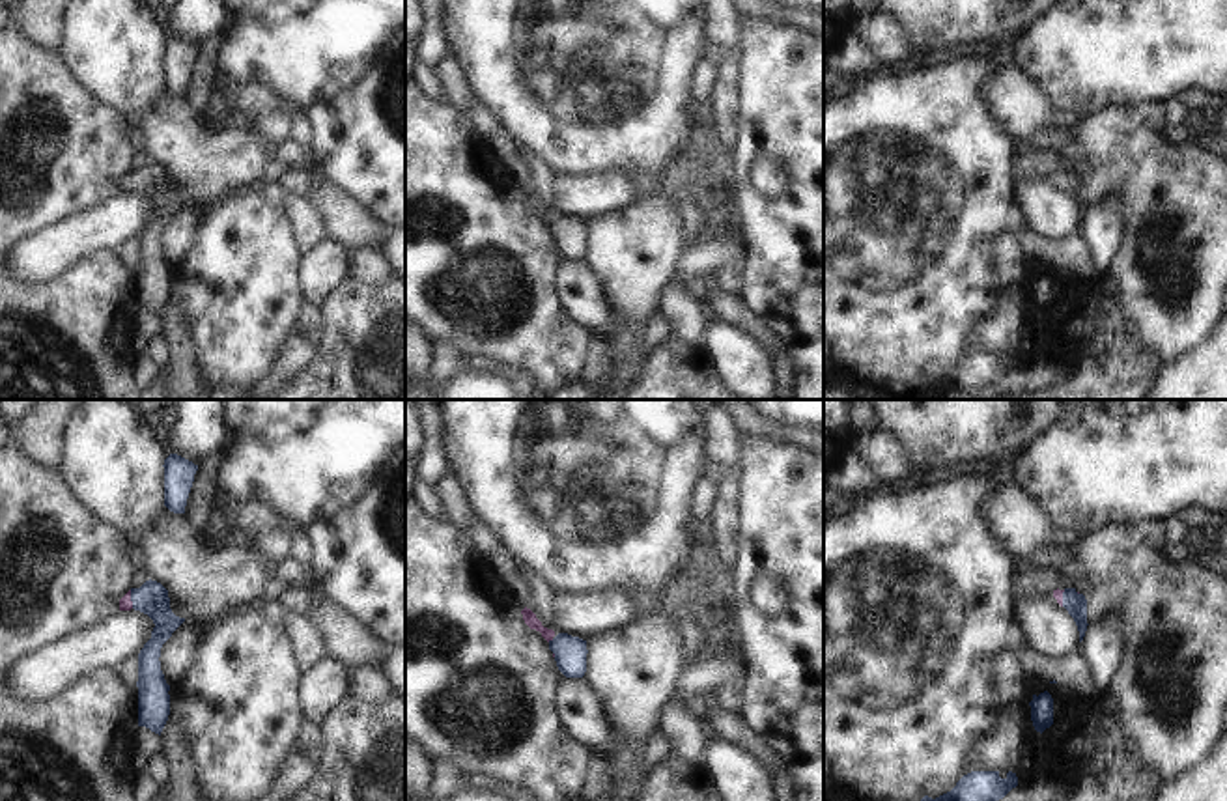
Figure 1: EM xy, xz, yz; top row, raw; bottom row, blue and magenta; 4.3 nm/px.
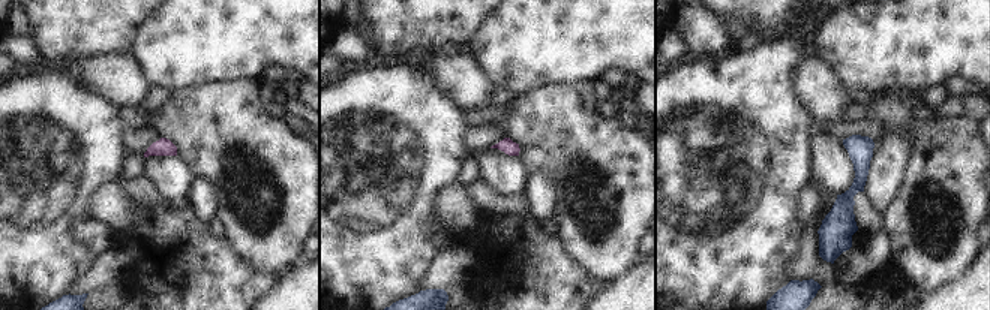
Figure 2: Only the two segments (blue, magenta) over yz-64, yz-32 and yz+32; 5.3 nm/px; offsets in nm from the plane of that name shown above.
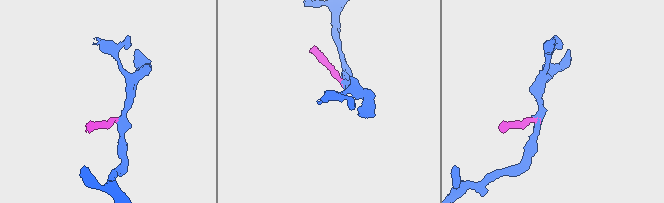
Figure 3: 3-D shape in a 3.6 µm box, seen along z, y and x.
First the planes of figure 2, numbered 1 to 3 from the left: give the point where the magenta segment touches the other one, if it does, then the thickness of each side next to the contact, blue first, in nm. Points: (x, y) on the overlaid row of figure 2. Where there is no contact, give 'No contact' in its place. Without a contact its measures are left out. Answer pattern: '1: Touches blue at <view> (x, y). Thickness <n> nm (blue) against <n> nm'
1: No contact
2: No contact
3: No contact

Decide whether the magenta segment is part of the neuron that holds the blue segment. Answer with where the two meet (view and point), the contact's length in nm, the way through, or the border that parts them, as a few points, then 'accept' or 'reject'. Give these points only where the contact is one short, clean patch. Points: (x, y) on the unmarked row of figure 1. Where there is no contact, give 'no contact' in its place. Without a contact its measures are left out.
meets blue in xz at (550, 223); contact 30 nm long; runs through xz (570, 234), (550, 223), (529, 198); accept

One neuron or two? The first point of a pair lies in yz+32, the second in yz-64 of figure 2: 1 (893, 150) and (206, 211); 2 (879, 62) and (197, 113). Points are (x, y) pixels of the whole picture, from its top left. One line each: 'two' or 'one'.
1: one
2: two

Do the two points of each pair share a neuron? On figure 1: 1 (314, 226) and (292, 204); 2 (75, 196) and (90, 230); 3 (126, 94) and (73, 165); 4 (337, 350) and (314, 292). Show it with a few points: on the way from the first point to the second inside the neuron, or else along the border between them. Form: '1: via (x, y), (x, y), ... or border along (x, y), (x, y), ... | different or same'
1: via (309, 221), (297, 210) | same
2: border along (118, 191), (96, 206), (42, 228) | different
3: border along (77, 83), (83, 83), (116, 111) | different
4: border along (348, 277), (320, 307) | different

